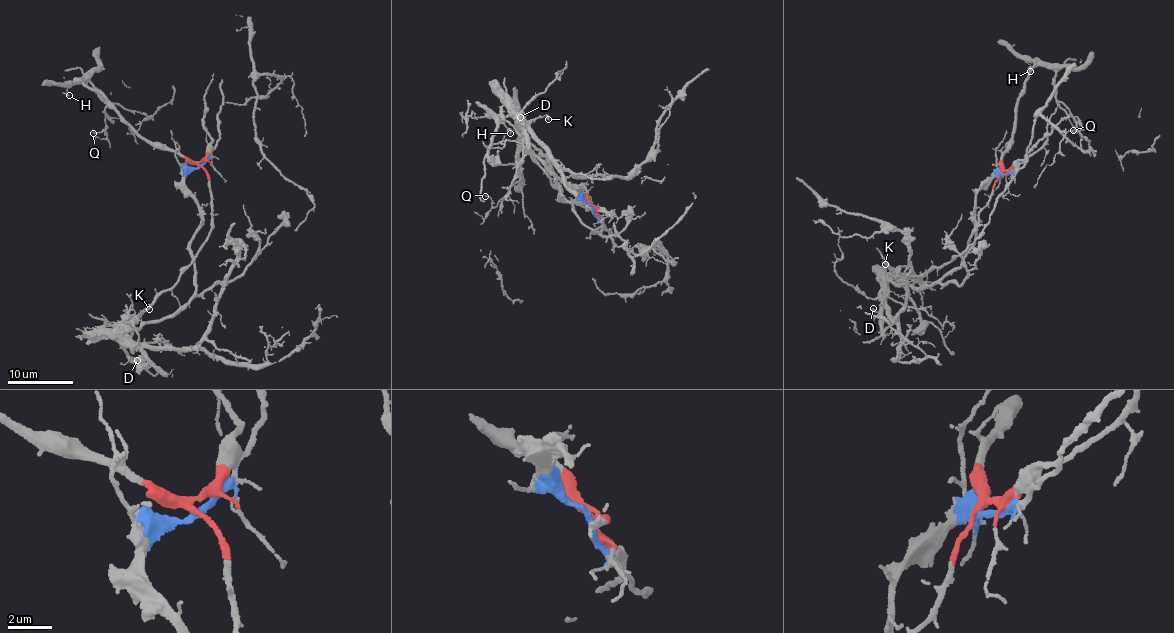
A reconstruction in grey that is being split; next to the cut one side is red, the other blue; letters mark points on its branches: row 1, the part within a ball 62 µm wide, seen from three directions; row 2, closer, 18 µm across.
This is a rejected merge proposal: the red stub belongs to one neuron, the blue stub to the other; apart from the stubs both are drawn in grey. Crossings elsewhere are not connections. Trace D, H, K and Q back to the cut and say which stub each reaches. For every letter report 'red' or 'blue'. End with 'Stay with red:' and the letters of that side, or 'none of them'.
D: blue
H: red
K: blue
Q: red
Stay with red: H, Q

